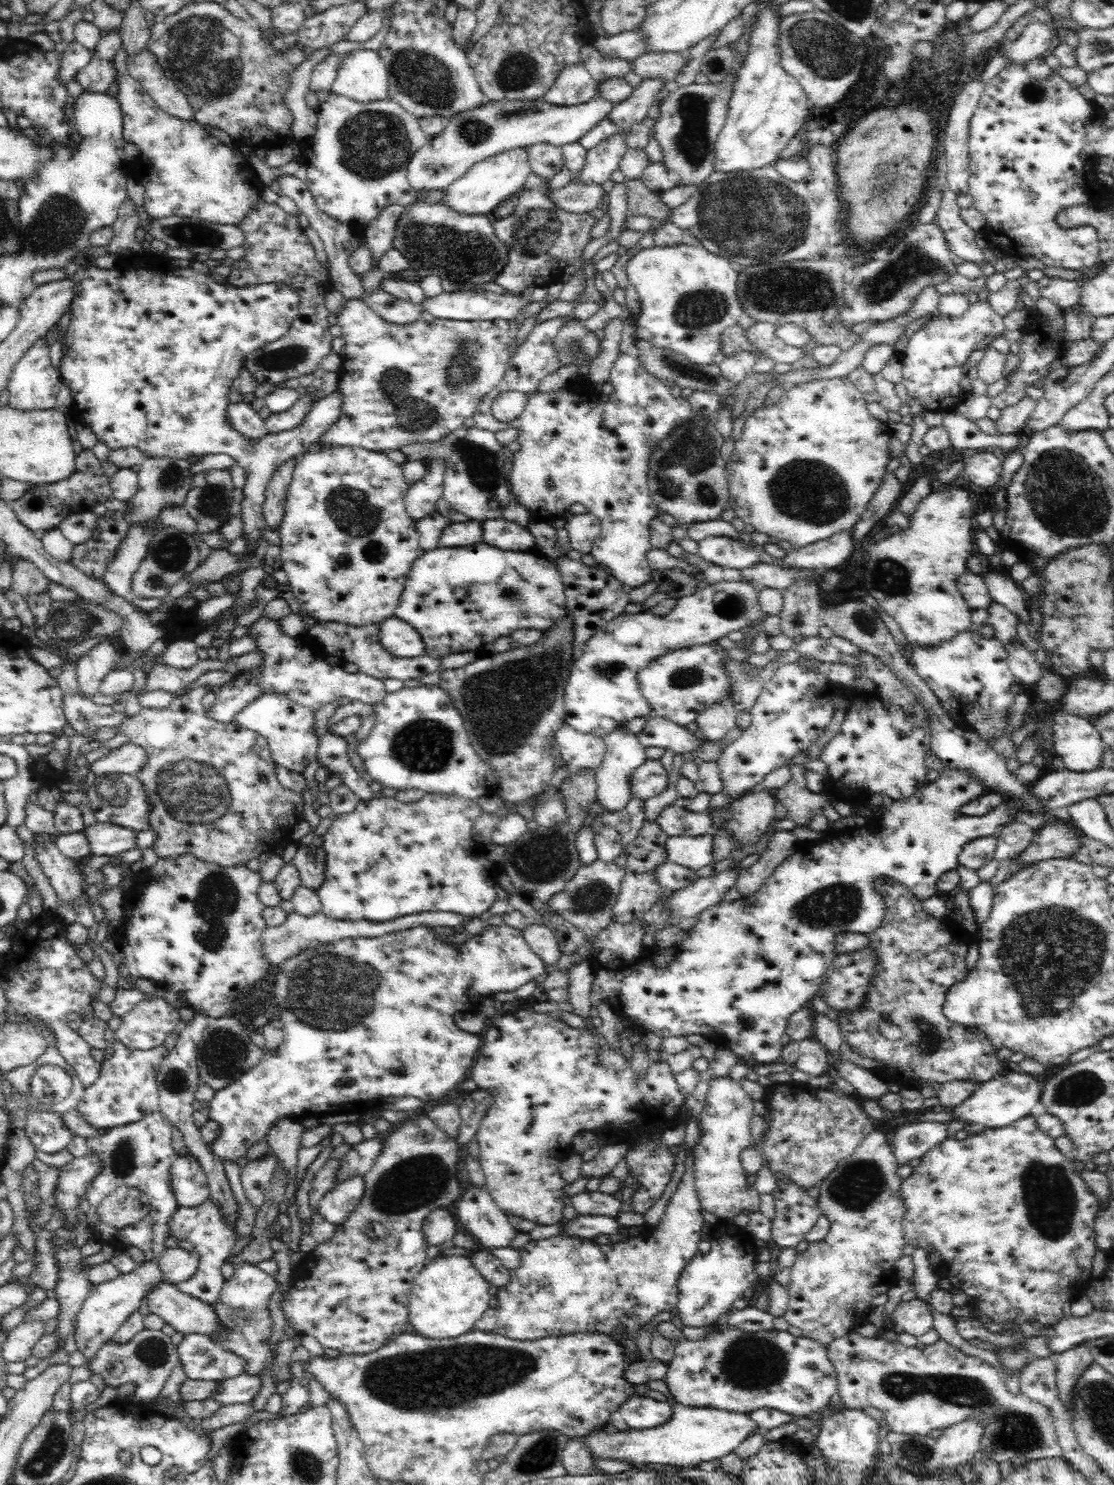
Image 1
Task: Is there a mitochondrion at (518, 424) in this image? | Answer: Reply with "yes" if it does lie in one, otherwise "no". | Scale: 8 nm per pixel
no

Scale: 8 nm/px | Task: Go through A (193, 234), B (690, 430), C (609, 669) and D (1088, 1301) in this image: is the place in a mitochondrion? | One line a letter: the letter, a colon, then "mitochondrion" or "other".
A: mitochondrion
B: mitochondrion
C: mitochondrion
D: other

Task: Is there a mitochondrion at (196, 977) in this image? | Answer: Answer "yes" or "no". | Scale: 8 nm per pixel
no

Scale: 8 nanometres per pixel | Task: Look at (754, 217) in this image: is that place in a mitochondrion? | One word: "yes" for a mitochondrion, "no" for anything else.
yes

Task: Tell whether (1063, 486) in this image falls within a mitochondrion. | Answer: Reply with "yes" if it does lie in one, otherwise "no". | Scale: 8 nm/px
yes

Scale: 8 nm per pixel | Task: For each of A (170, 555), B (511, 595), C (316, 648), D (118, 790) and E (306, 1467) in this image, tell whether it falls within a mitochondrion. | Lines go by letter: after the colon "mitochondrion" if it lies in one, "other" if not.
A: mitochondrion
B: mitochondrion
C: other
D: mitochondrion
E: mitochondrion

